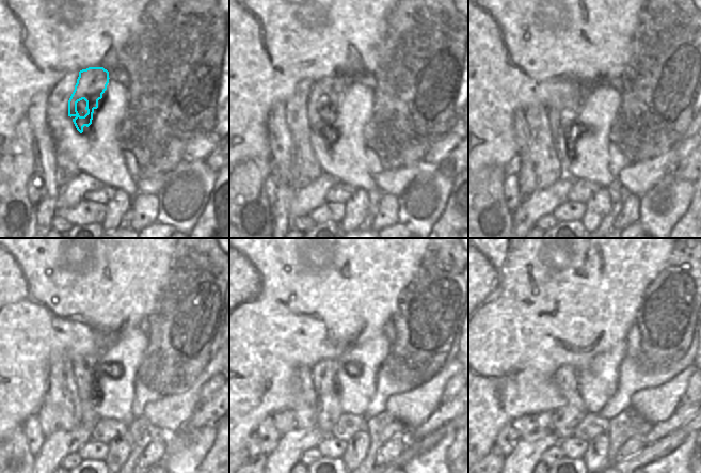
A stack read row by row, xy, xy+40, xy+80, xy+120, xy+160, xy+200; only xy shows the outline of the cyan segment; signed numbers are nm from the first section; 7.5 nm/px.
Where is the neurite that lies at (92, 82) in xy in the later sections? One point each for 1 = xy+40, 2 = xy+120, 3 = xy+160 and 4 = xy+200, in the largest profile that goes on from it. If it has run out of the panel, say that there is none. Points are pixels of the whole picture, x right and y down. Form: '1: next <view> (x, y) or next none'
1: next xy+40 (322, 100)
2: next xy+120 (83, 368)
3: next xy+160 (324, 373)
4: next xy+200 (566, 419)

